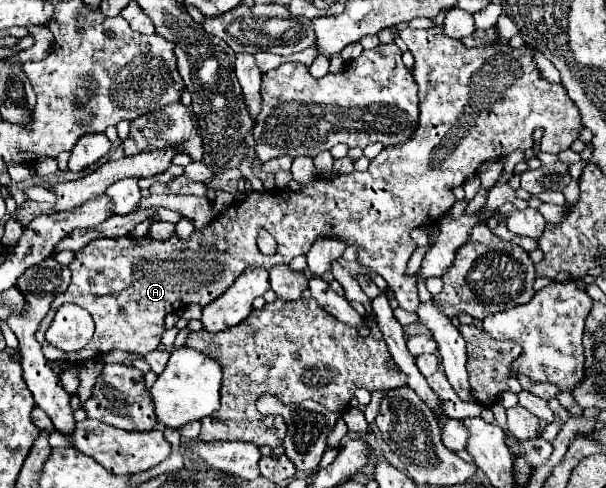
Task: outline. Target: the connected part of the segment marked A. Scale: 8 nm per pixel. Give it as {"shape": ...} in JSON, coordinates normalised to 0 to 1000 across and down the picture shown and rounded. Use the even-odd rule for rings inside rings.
{"shape":[[[718,53],[718,57],[701,57],[701,61],[668,57],[665,66],[658,66],[658,74],[662,74],[662,82],[672,90],[675,107],[678,107],[682,119],[685,119],[685,148],[682,148],[682,156],[685,156],[685,168],[688,168],[688,176],[691,176],[691,250],[688,250],[688,262],[685,262],[682,279],[678,279],[672,291],[655,295],[655,299],[645,299],[645,303],[632,303],[632,307],[612,328],[612,336],[609,336],[609,344],[606,344],[602,352],[589,352],[589,348],[586,348],[586,352],[579,352],[579,357],[559,357],[559,361],[543,365],[543,369],[540,369],[540,365],[520,365],[520,369],[513,369],[513,373],[507,373],[507,377],[497,377],[497,389],[490,389],[490,393],[487,393],[487,389],[450,389],[450,393],[421,393],[421,389],[417,389],[404,410],[384,414],[384,418],[381,418],[368,439],[361,439],[345,463],[338,463],[338,467],[318,475],[318,480],[315,480],[312,488],[305,488],[305,492],[295,488],[292,480],[282,480],[276,492],[256,492],[256,488],[249,488],[246,480],[239,480],[239,484],[233,484],[233,488],[219,488],[219,484],[210,480],[210,484],[200,484],[200,488],[163,488],[163,492],[147,496],[140,508],[134,508],[130,516],[124,516],[124,529],[120,529],[120,537],[114,541],[114,553],[117,553],[117,582],[114,582],[114,590],[111,590],[104,602],[97,602],[97,607],[87,615],[78,652],[71,656],[71,664],[66,664],[58,682],[61,699],[68,703],[73,730],[81,740],[117,742],[117,746],[134,746],[134,742],[144,742],[144,738],[153,738],[153,734],[167,734],[170,725],[177,725],[177,721],[186,717],[186,713],[196,713],[196,717],[206,717],[206,721],[226,721],[226,725],[239,730],[243,721],[262,713],[262,705],[266,705],[266,680],[272,676],[272,672],[269,672],[269,652],[272,652],[276,643],[292,639],[292,635],[299,635],[302,627],[309,627],[309,623],[315,623],[315,619],[318,619],[318,623],[328,623],[328,627],[348,623],[348,619],[358,615],[358,611],[388,578],[388,570],[391,570],[394,561],[401,561],[408,549],[414,549],[414,545],[431,545],[431,549],[444,553],[444,549],[450,549],[450,545],[457,545],[457,541],[477,541],[487,525],[507,520],[523,488],[559,488],[559,492],[566,492],[573,504],[592,508],[592,512],[589,512],[589,541],[602,545],[602,549],[612,553],[616,561],[632,566],[635,578],[642,582],[642,590],[652,598],[652,611],[655,611],[658,627],[662,627],[665,635],[685,639],[685,631],[691,627],[688,574],[685,574],[685,566],[675,566],[675,570],[668,566],[672,537],[675,537],[678,520],[682,520],[685,508],[688,508],[685,496],[682,496],[682,488],[678,488],[678,471],[682,471],[682,467],[691,467],[691,463],[701,463],[701,459],[711,459],[711,455],[721,455],[724,443],[738,439],[738,434],[744,430],[748,414],[751,414],[751,406],[748,406],[748,385],[751,385],[751,381],[761,381],[771,365],[787,357],[789,344],[800,328],[830,324],[830,320],[843,316],[843,311],[853,307],[853,303],[860,303],[860,307],[876,303],[876,295],[880,295],[880,266],[883,266],[883,262],[896,262],[896,303],[903,303],[903,311],[922,316],[926,307],[936,307],[936,303],[942,299],[946,287],[952,287],[955,266],[962,262],[962,254],[959,254],[955,230],[949,225],[949,213],[942,213],[942,201],[936,197],[932,180],[929,180],[926,172],[909,172],[909,168],[903,168],[903,164],[889,152],[889,143],[883,139],[883,127],[876,123],[876,111],[873,111],[873,107],[876,107],[876,94],[843,98],[843,94],[823,94],[823,90],[817,90],[817,94],[767,98],[757,82],[738,78],[738,74],[731,70],[731,57],[721,57],[721,53]],[[427,467],[437,467],[437,471],[450,475],[450,488],[454,488],[457,500],[460,500],[454,525],[434,525],[434,520],[424,512],[424,475],[427,475]],[[107,619],[120,619],[120,623],[140,631],[140,635],[153,648],[153,660],[157,660],[157,684],[153,684],[150,701],[147,701],[140,713],[127,717],[127,721],[104,721],[104,717],[84,709],[74,695],[74,680],[81,672],[81,664],[87,660],[91,639],[94,639],[97,627],[104,627]]]}

